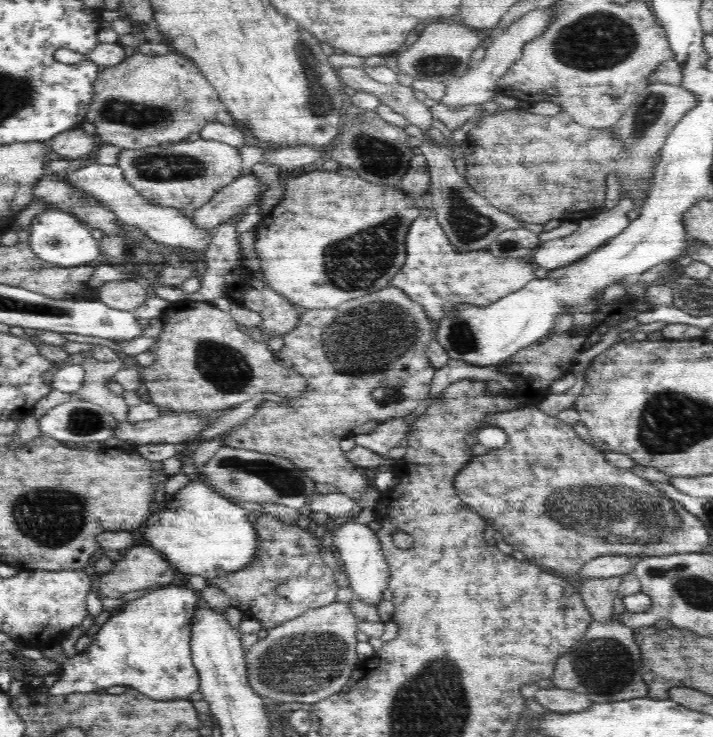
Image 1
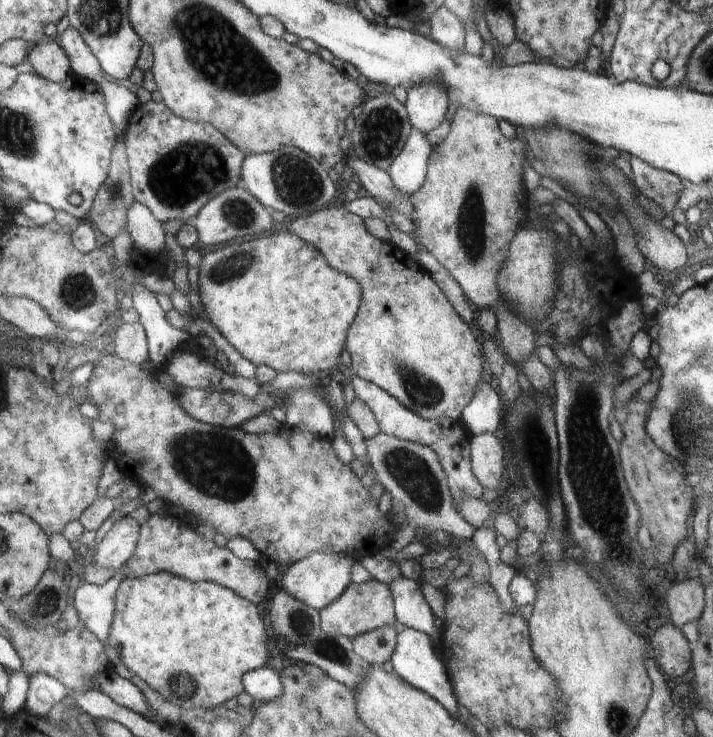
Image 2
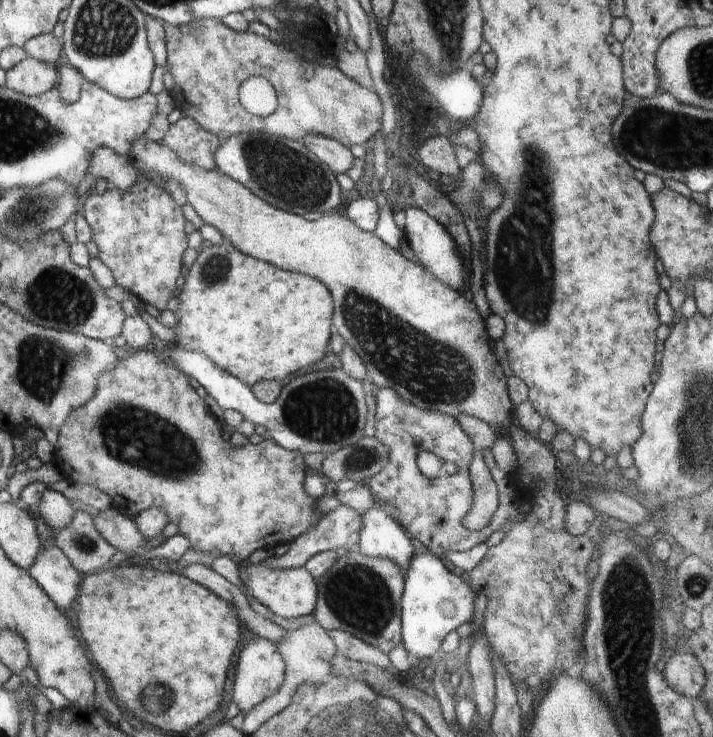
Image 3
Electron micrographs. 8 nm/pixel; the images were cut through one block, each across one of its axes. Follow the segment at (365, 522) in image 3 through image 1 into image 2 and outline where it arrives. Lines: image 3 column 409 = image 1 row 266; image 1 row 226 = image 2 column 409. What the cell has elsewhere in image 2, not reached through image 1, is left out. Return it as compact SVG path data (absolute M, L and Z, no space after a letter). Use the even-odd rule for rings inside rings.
M402 574L389 584L398 626L412 627L423 633L435 633L434 614L430 610L420 584Z

